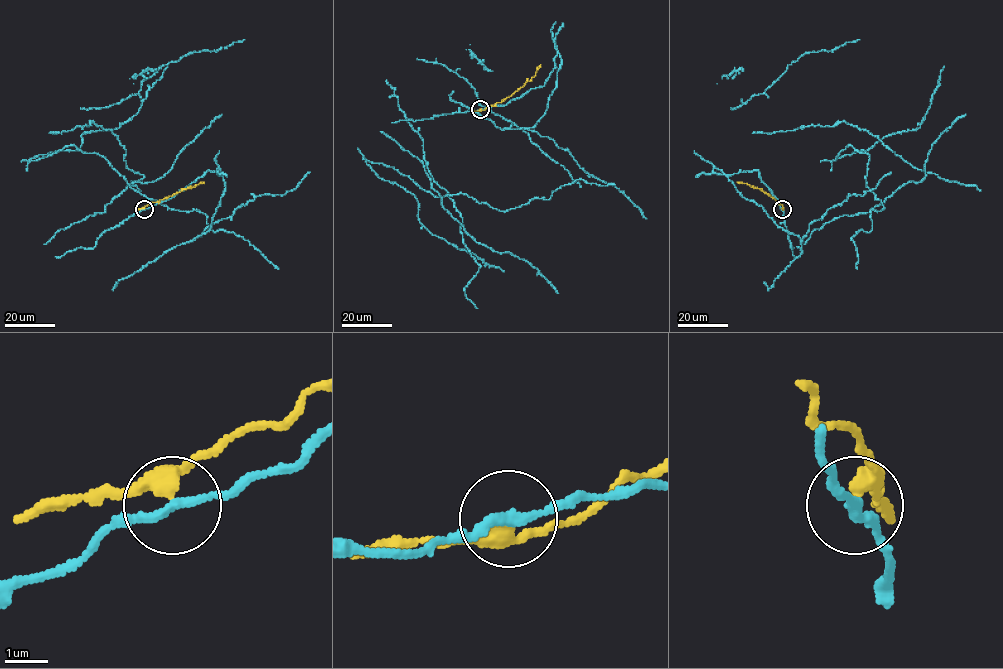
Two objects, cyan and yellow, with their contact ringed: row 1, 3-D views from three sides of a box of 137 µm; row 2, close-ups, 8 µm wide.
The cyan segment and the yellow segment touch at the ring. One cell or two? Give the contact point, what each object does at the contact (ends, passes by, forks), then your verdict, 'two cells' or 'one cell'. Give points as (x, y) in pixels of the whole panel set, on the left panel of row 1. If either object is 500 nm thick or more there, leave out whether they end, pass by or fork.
place (144, 209); cyan passes by; yellow passes by; two cells

